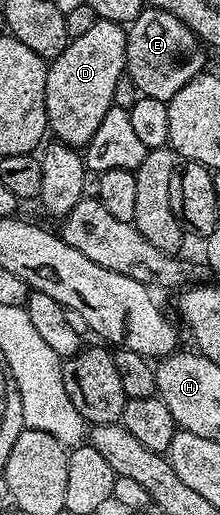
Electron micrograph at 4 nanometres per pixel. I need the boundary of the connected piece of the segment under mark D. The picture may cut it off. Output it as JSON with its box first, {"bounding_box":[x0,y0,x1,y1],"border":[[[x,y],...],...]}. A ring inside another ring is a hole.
{"bounding_box":[45,19,127,149],"border":[[[96,19],[86,34],[71,38],[61,54],[47,64],[45,110],[50,135],[58,143],[82,149],[97,134],[101,118],[113,106],[113,89],[127,66],[127,33],[124,25]]]}

